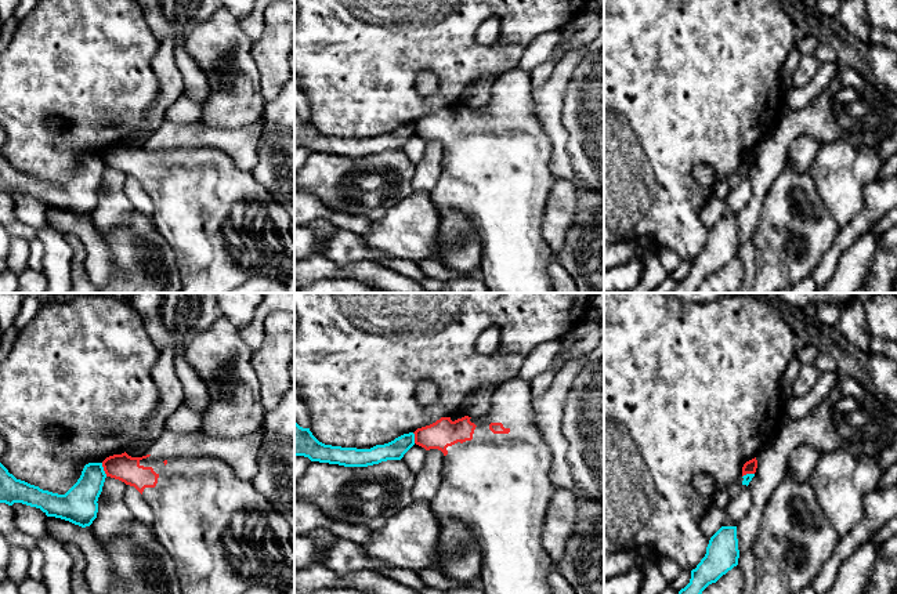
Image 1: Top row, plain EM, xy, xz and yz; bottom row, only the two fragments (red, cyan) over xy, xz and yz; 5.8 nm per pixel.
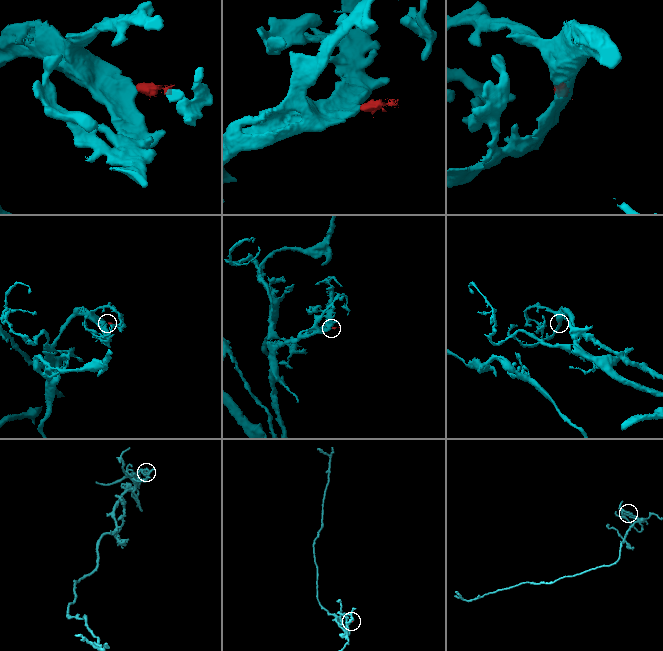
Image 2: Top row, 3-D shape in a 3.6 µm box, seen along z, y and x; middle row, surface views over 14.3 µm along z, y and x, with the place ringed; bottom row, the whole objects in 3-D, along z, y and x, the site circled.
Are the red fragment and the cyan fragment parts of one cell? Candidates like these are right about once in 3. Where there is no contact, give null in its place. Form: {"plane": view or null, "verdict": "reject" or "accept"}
{"plane": "xy", "verdict": "reject"}

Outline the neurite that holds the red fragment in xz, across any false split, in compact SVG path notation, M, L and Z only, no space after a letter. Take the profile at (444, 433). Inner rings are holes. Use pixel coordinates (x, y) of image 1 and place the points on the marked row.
M514 377L498 384L484 417L471 419L463 413L441 417L413 432L416 445L438 449L445 456L442 479L430 507L437 517L459 518L474 530L481 550L478 584L485 594L551 594L549 575L554 561L542 546L542 530L557 486L550 479L553 454L536 427L532 398L529 383Z

